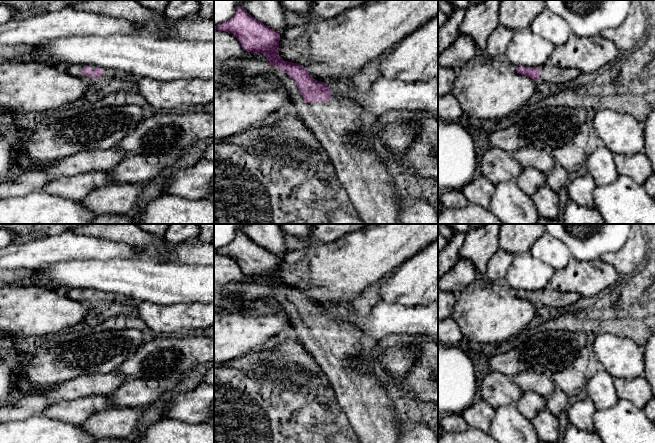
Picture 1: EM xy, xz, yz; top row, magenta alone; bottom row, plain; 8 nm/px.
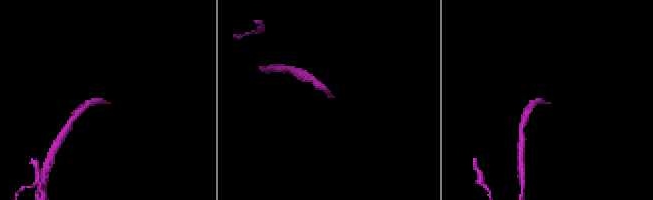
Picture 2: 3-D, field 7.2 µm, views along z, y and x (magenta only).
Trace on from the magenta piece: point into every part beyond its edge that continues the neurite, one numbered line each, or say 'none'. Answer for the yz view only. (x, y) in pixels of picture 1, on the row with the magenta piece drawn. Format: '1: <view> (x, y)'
1: yz (551, 74)

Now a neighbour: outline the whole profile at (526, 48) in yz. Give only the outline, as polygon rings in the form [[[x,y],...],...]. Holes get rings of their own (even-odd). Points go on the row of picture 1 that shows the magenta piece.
[[[530,27],[515,31],[503,61],[518,68],[541,67],[549,62],[554,45],[543,37],[533,33]]]

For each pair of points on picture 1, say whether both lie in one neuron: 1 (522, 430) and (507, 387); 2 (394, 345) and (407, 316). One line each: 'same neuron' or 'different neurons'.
1: different neurons
2: different neurons

